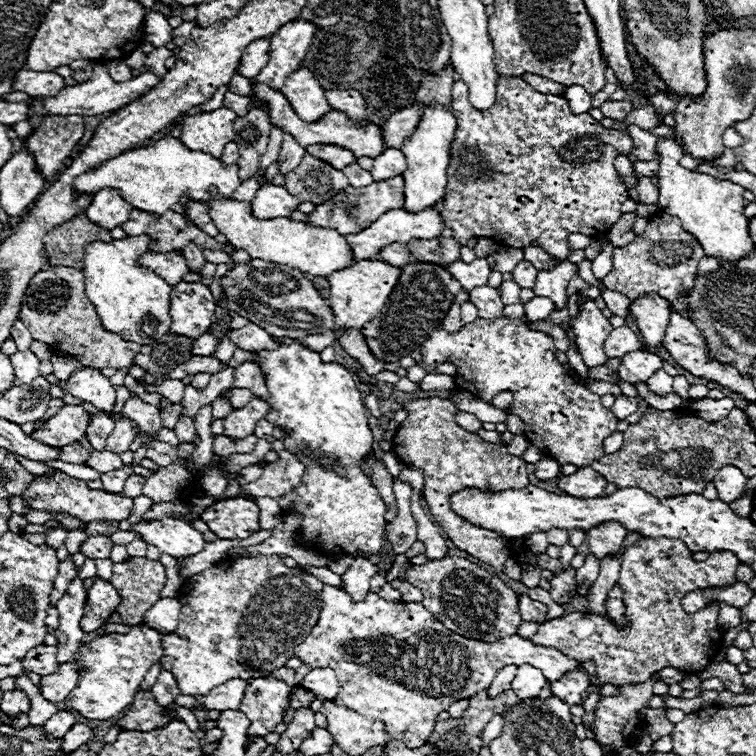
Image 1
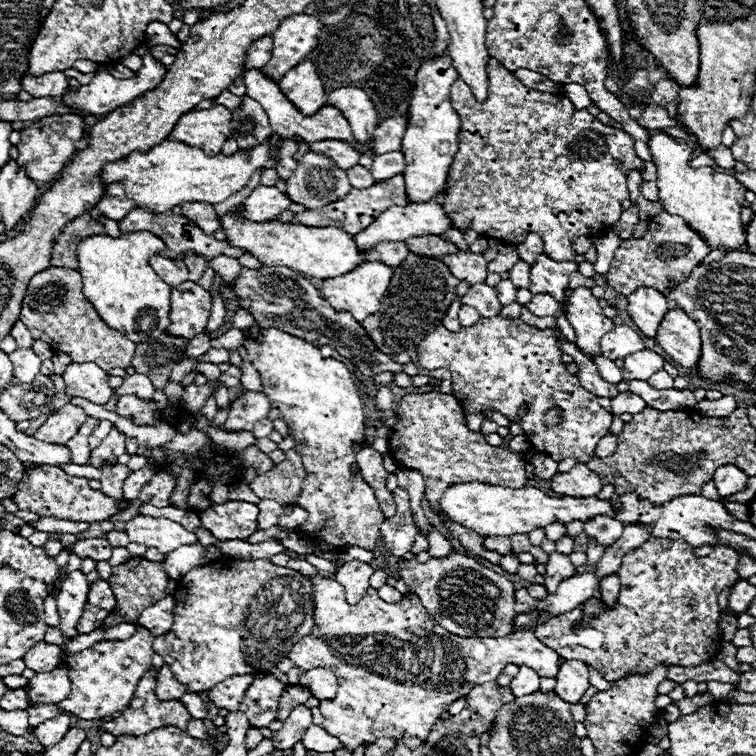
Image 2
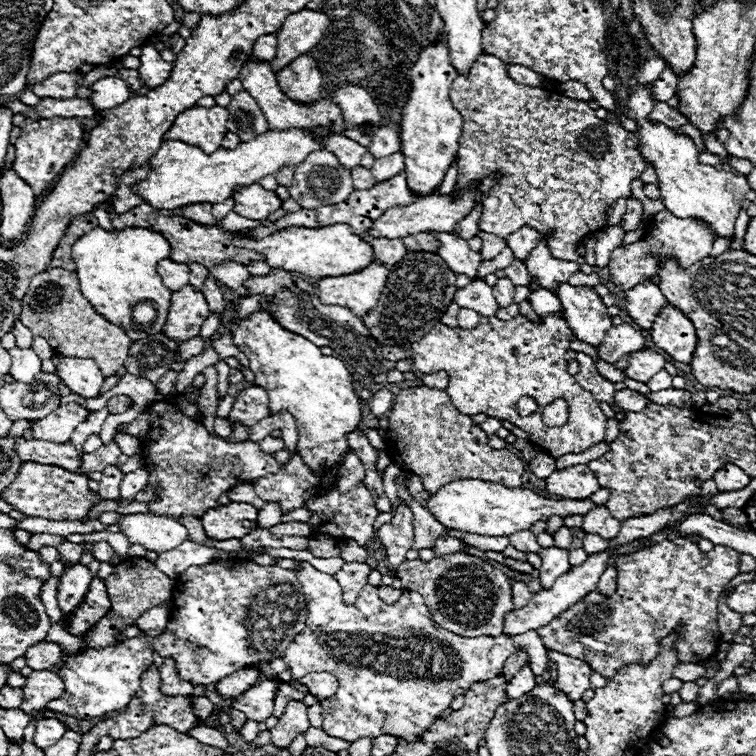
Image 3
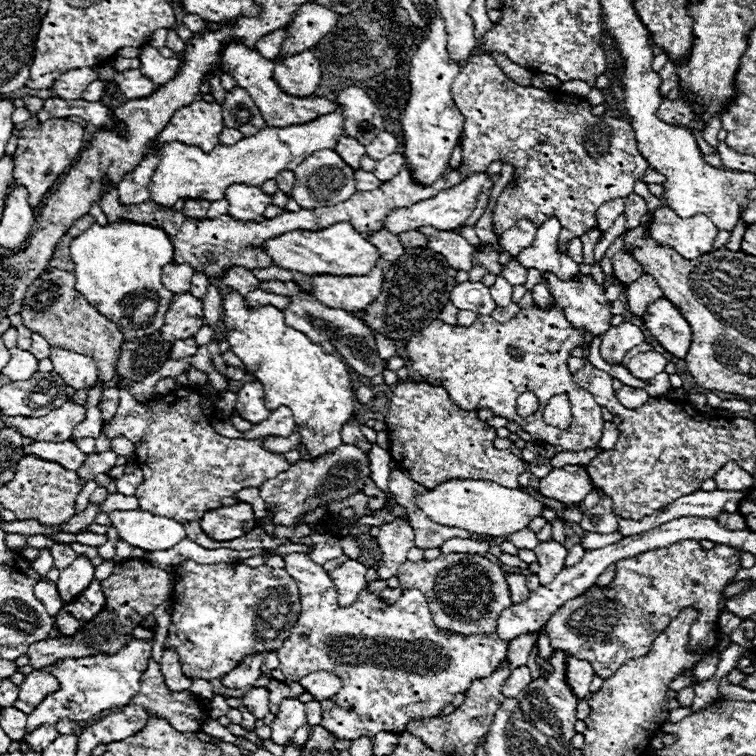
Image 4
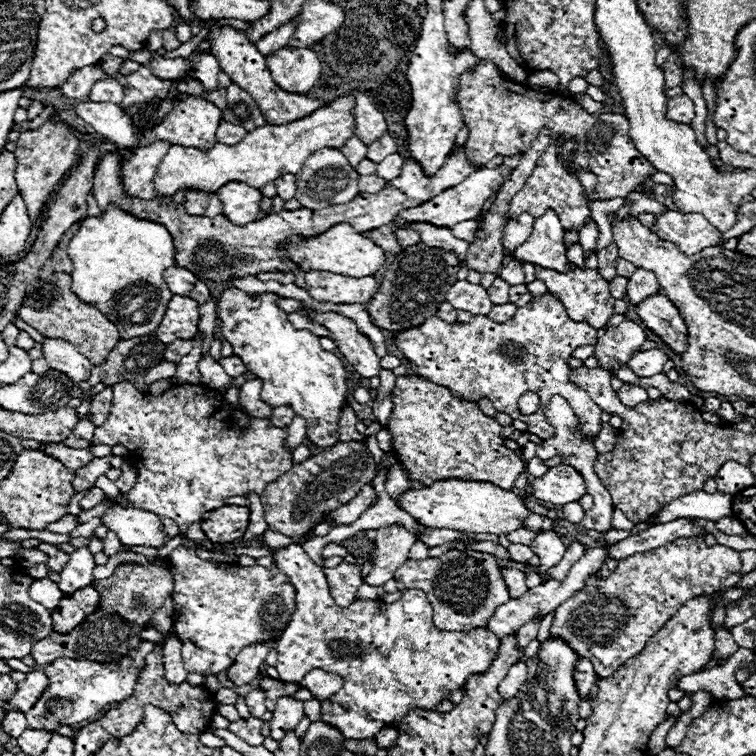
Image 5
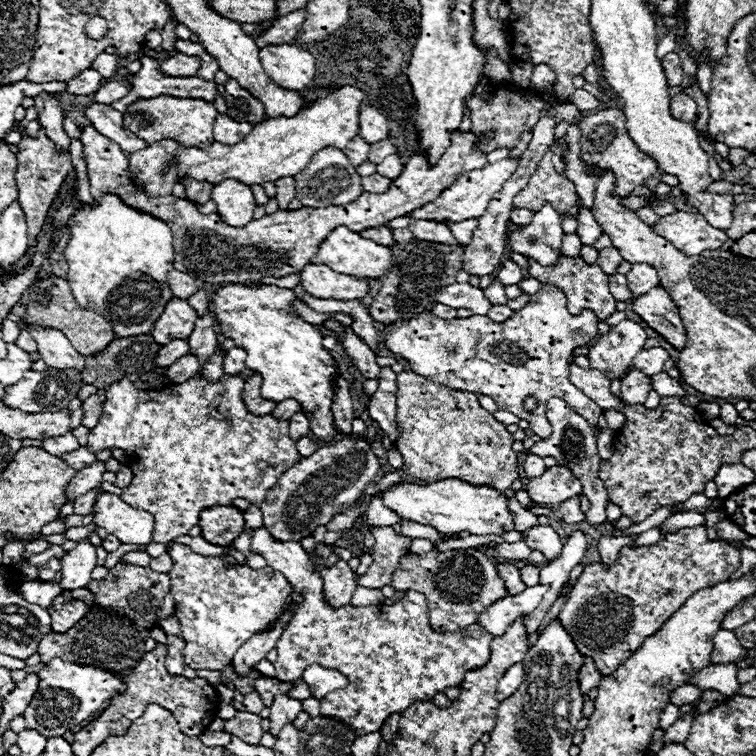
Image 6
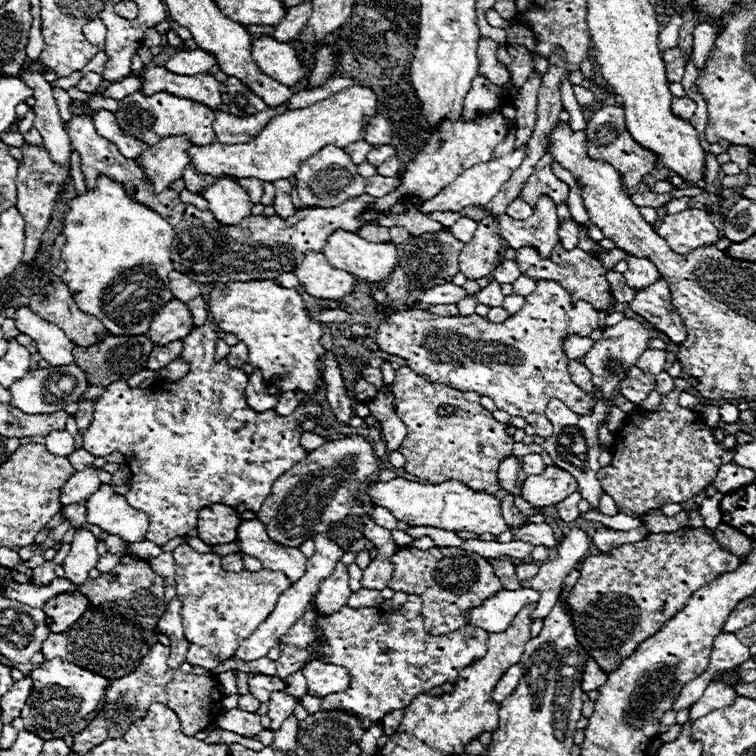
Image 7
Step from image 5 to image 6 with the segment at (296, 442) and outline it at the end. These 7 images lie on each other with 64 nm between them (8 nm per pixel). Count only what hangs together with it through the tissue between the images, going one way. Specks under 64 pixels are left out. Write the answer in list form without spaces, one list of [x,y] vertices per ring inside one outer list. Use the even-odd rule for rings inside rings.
[[[296,412],[292,418],[290,418],[290,438],[292,440],[300,440],[304,436],[304,432],[308,432],[308,420],[304,418],[302,412]]]

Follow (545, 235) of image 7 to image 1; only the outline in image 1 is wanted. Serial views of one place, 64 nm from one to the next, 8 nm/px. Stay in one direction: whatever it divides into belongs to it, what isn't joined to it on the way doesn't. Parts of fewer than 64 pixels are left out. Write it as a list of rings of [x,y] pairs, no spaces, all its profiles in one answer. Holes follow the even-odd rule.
[[[560,262],[554,270],[538,272],[534,292],[540,294],[540,296],[550,298],[550,300],[554,302],[556,310],[562,310],[562,308],[566,308],[566,304],[568,304],[568,292],[566,292],[568,280],[570,280],[576,272],[578,272],[578,266],[572,264],[572,262]]]

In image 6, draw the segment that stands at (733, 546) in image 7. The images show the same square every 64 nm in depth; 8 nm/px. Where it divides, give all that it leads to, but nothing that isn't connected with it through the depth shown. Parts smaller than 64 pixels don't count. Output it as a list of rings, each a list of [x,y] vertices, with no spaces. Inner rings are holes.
[[[720,518],[720,522],[716,524],[716,530],[722,540],[746,540],[748,538],[748,534],[728,518]]]

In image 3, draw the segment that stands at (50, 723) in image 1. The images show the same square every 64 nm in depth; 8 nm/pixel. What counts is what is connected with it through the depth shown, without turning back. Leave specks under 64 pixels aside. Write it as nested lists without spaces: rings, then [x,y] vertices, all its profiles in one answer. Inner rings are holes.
[[[46,718],[40,720],[40,724],[36,724],[36,734],[34,734],[34,744],[38,748],[46,748],[56,744],[56,740],[60,740],[60,736],[64,736],[66,726],[64,722],[60,722],[58,718]]]

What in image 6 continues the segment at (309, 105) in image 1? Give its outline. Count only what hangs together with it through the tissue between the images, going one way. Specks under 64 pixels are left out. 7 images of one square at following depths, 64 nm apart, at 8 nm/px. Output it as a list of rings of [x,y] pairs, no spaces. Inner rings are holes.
[[[280,44],[276,48],[260,50],[260,62],[276,84],[296,92],[306,90],[318,72],[314,56],[294,44]]]

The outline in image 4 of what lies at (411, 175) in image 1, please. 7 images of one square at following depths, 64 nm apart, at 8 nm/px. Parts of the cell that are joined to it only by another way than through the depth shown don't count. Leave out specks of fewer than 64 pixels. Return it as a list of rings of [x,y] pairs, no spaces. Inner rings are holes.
[[[432,20],[432,28],[426,32],[426,40],[410,62],[410,100],[402,112],[402,134],[404,134],[404,158],[416,184],[428,186],[444,176],[450,156],[462,136],[464,116],[452,100],[452,82],[460,74],[460,64],[450,60],[446,50],[444,20]]]

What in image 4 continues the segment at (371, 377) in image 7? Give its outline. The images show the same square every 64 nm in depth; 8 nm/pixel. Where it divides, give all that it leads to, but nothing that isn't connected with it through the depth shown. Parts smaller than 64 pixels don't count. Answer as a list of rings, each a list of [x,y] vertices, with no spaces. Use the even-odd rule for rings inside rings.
[[[302,290],[296,296],[290,296],[290,300],[292,302],[282,310],[288,326],[296,328],[298,332],[304,332],[312,342],[318,342],[318,344],[330,342],[330,344],[334,344],[334,348],[340,352],[344,362],[348,366],[352,366],[360,376],[370,378],[370,376],[382,374],[386,370],[384,360],[378,356],[378,348],[376,348],[376,340],[374,340],[372,330],[362,320],[352,316],[352,312],[342,310],[342,308],[328,308],[328,306],[320,304],[312,296],[312,292],[306,294],[306,290]]]

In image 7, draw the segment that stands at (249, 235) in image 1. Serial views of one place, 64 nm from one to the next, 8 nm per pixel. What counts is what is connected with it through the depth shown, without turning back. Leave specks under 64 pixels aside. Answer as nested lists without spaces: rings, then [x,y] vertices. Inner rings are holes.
[[[336,230],[336,232],[328,238],[326,246],[322,248],[322,254],[326,256],[326,260],[330,262],[332,268],[346,270],[346,272],[350,272],[350,274],[354,274],[356,278],[366,280],[366,282],[386,280],[386,278],[394,272],[394,266],[396,266],[396,246],[394,246],[394,244],[368,242],[368,240],[360,238],[360,236],[354,234],[354,232],[348,232],[348,230]]]

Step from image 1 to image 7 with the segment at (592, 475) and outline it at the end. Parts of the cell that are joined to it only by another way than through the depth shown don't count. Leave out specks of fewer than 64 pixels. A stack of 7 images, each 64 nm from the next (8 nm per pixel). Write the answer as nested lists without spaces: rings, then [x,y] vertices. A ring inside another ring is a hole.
[[[548,466],[540,476],[526,478],[520,490],[524,500],[528,500],[538,508],[544,508],[544,506],[554,506],[572,492],[576,492],[578,482],[566,470]]]

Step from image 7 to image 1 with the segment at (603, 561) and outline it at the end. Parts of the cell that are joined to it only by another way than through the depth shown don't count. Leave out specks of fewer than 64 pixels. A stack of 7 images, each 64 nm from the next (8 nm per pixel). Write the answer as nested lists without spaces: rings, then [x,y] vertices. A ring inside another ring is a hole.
[[[642,538],[636,544],[632,544],[624,556],[622,556],[622,568],[620,568],[620,588],[624,594],[624,606],[626,616],[630,618],[630,626],[626,630],[616,630],[616,626],[608,618],[600,618],[596,614],[582,614],[572,612],[562,618],[548,620],[546,624],[538,626],[538,632],[532,636],[534,644],[542,644],[548,648],[556,648],[564,652],[570,658],[576,660],[594,660],[596,662],[596,674],[600,684],[636,684],[650,680],[650,676],[666,666],[672,666],[676,670],[682,670],[686,674],[696,674],[702,668],[706,668],[718,648],[712,648],[720,642],[722,648],[722,628],[718,626],[718,606],[712,604],[708,608],[702,608],[696,614],[686,614],[682,610],[682,596],[696,590],[696,588],[708,588],[708,586],[732,586],[736,582],[736,568],[738,560],[732,552],[714,552],[704,562],[694,562],[692,552],[688,552],[686,544],[680,540],[668,540],[668,538]]]

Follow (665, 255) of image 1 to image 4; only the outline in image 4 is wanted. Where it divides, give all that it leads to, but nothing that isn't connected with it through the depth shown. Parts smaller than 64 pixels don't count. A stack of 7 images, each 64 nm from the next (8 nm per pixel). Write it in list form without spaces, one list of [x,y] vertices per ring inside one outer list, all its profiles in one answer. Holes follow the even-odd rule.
[[[664,206],[652,214],[648,234],[658,244],[672,246],[682,258],[694,260],[706,252],[712,252],[718,228],[704,214],[680,218]],[[623,250],[614,254],[614,258],[612,258],[612,270],[614,270],[614,278],[620,284],[624,284],[624,286],[636,282],[646,272],[644,267],[636,261],[631,253]]]

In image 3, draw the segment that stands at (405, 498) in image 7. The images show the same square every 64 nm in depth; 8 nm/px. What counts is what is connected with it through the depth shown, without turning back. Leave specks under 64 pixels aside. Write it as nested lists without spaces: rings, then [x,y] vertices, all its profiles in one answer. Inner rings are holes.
[[[456,480],[440,488],[438,494],[434,494],[428,500],[428,510],[448,528],[464,530],[470,534],[482,534],[482,536],[510,536],[520,530],[530,530],[534,522],[548,522],[550,516],[584,516],[590,510],[598,508],[600,504],[594,504],[590,498],[586,500],[550,500],[544,496],[538,496],[530,488],[506,488],[496,482],[484,482],[484,480]]]

